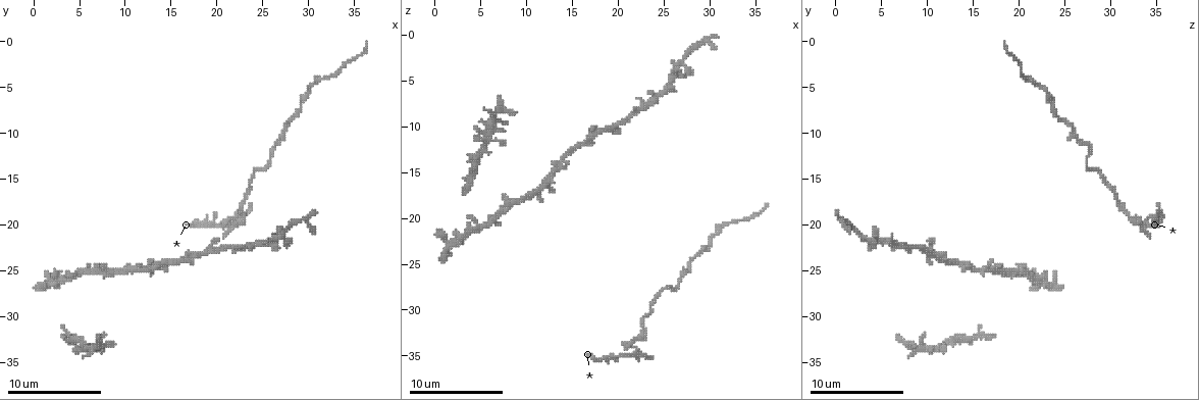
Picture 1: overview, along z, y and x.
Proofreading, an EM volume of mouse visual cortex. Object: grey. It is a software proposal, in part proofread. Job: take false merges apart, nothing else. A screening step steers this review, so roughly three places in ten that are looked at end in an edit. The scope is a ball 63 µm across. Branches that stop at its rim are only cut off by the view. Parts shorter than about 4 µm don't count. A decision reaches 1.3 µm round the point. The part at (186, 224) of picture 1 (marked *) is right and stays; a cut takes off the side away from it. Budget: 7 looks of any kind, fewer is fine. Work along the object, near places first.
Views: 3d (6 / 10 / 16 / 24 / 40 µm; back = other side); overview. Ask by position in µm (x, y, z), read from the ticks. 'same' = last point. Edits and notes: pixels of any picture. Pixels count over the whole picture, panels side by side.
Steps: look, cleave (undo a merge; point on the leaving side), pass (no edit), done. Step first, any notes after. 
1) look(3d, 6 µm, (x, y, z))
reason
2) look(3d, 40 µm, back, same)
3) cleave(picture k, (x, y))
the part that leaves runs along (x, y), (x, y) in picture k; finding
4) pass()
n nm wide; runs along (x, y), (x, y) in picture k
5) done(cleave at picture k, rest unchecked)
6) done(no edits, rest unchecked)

look(3d, 16 µm, (26.2, 11.4, 27.8))
sudden change in width

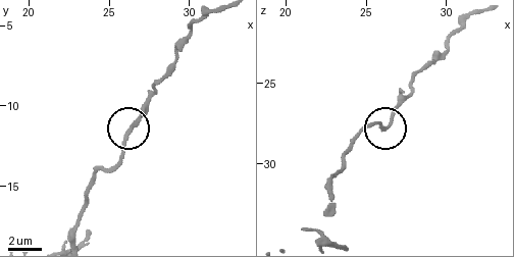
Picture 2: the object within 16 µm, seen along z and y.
pass()
runs along (73, 237), (88, 184), (114, 163), (127, 129), (146, 107) in picture 2; one cell here

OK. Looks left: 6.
look(3d, 10 µm, (29.4, 19.6, 1.0))
three arms meet

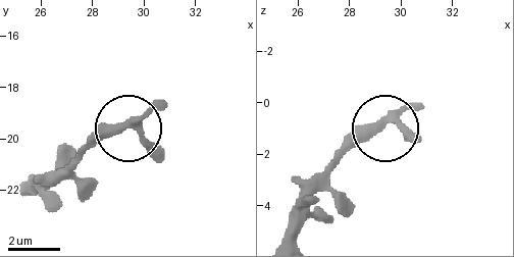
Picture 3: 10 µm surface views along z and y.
pass()
290 nm wide; all the same cell

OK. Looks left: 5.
look(3d, 16 µm, (32.4, 3.6, 20.4))
sudden change in width

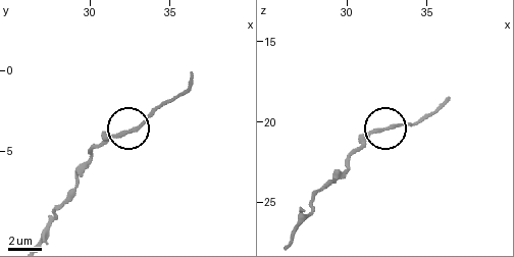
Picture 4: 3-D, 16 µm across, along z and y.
pass()
runs along (291, 237), (313, 199), (346, 170), (370, 138), (414, 122) in picture 4; all the same cell

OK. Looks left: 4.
done(no edits, rest unchecked)

